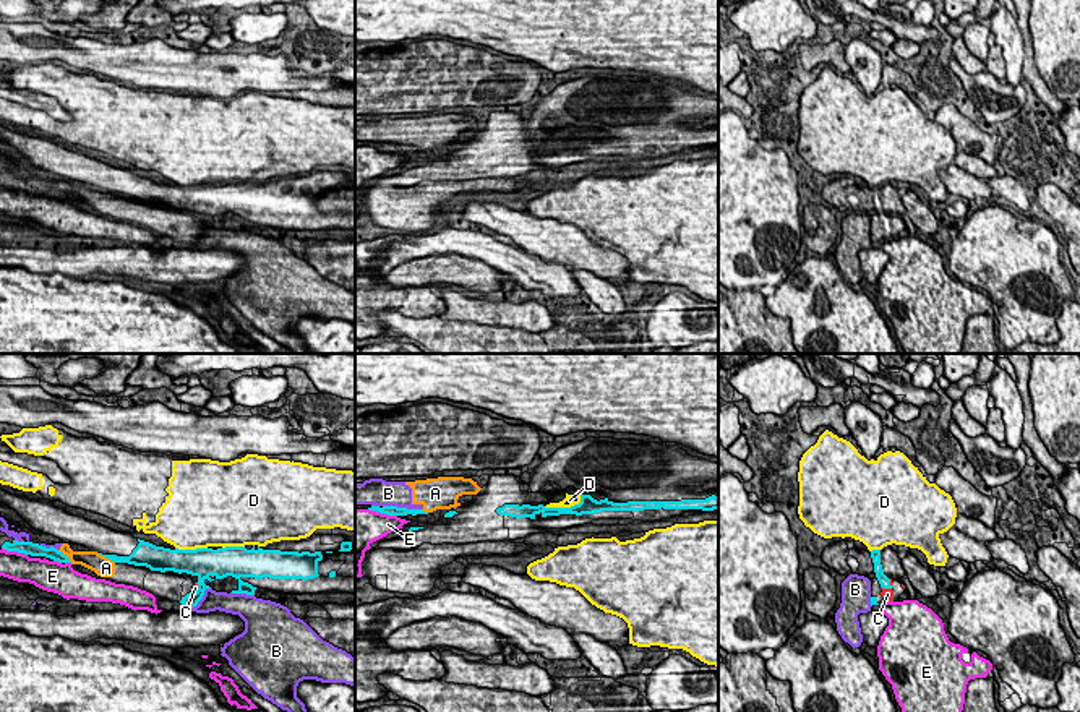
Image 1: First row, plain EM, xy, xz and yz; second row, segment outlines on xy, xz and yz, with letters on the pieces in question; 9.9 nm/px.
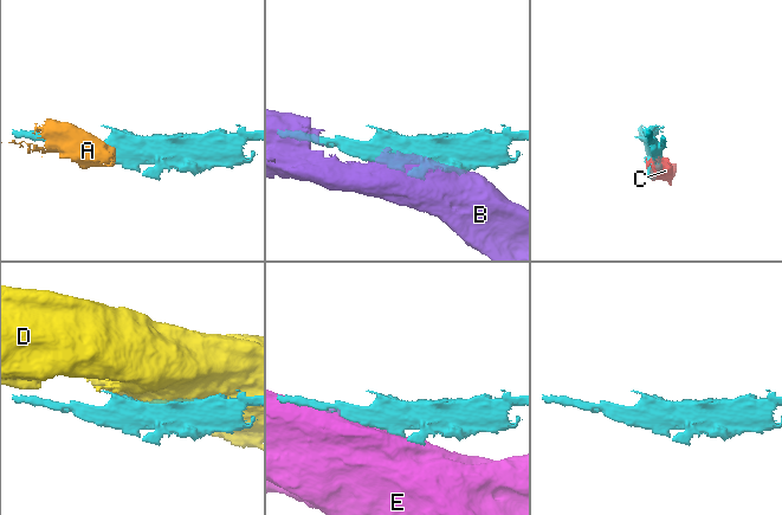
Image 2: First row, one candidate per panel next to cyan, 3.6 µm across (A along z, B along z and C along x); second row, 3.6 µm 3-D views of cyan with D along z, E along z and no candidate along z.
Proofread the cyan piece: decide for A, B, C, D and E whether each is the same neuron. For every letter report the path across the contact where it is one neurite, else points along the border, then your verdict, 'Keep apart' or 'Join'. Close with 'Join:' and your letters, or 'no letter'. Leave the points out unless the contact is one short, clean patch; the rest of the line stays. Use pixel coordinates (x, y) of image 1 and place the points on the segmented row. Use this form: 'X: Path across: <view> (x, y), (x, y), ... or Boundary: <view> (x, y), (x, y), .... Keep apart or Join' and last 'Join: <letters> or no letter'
A: Keep apart
B: Keep apart
C: Keep apart
D: Keep apart
E: Keep apart
Join: no letter

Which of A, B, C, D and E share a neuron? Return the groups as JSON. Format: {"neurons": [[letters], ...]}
{"neurons": [["A", "B", "C"], ["D"], ["E"]]}

